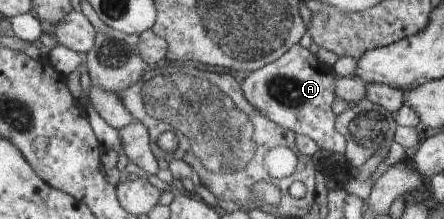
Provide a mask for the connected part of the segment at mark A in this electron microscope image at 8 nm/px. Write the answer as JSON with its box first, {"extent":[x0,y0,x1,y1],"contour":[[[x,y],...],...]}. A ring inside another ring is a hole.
{"extent":[241,44,348,154],"contour":[[[296,44],[277,62],[251,71],[241,87],[254,108],[279,126],[294,130],[297,135],[310,136],[320,148],[330,150],[333,154],[345,154],[348,139],[336,129],[334,105],[338,97],[337,85],[333,69],[319,62],[311,50]]]}

